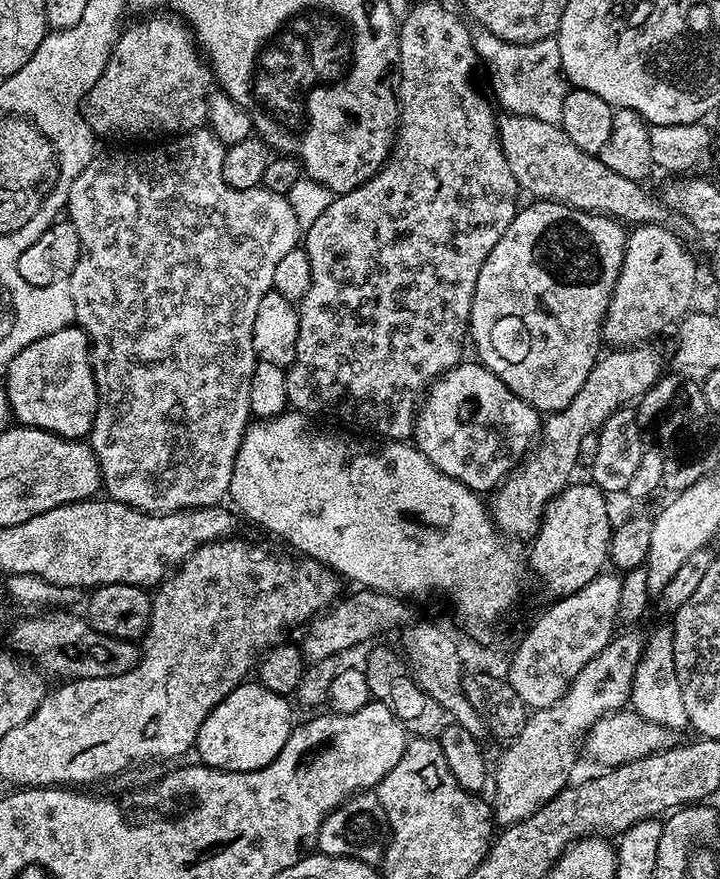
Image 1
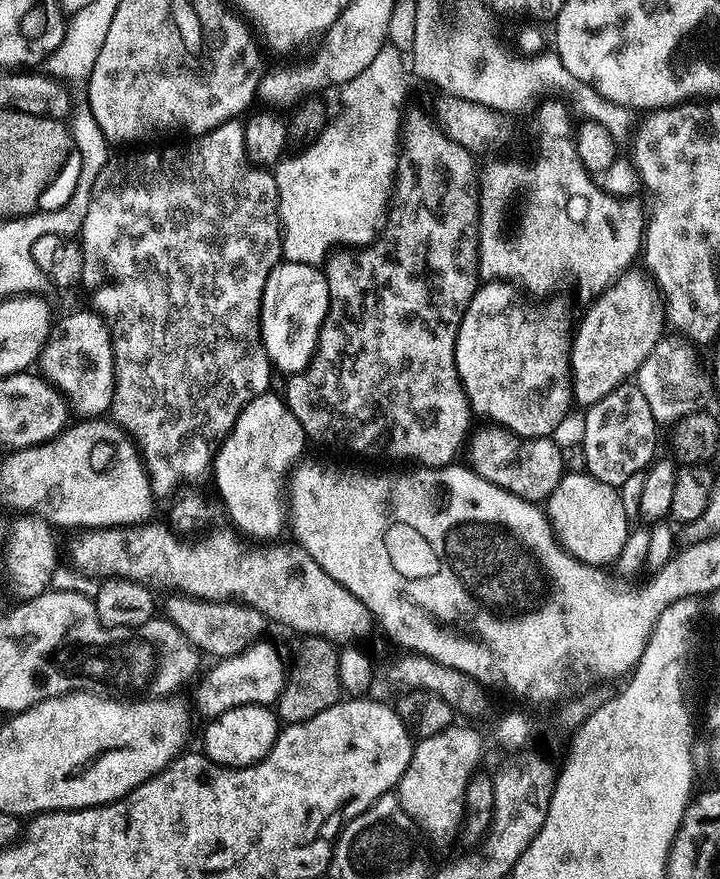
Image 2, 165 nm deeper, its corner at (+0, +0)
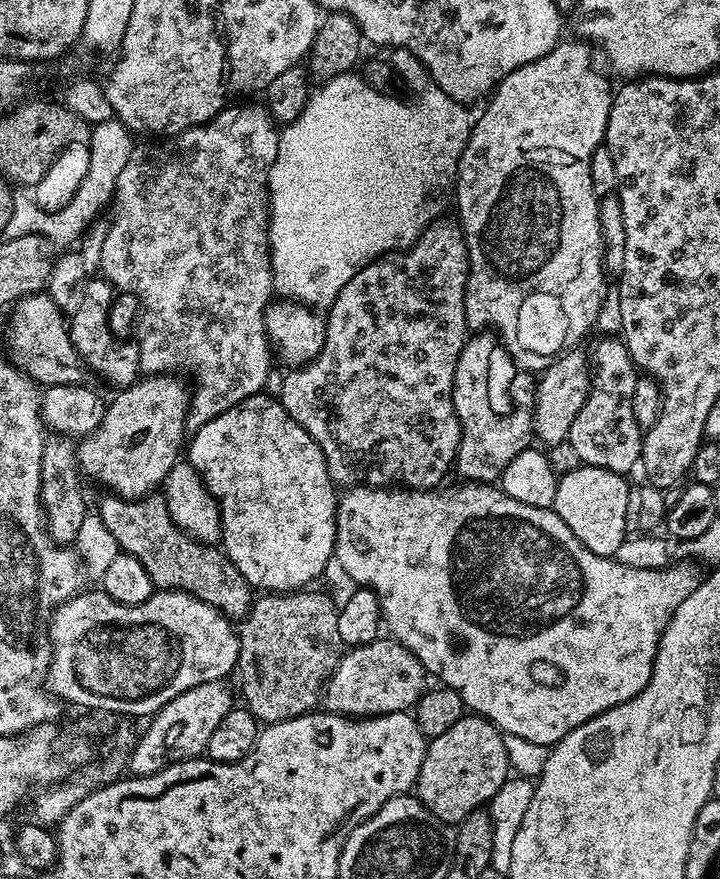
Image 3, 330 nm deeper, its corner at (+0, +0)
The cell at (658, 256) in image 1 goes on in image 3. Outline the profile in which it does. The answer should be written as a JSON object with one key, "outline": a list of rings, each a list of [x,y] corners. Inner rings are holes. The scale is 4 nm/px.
{"outline":[[[580,350],[561,352],[547,365],[549,368],[541,374],[540,380],[538,376],[538,383],[535,385],[536,404],[532,407],[532,426],[535,439],[541,440],[541,445],[553,446],[567,441],[570,426],[574,426],[574,418],[578,410],[582,410],[592,387],[589,357],[576,351]]]}

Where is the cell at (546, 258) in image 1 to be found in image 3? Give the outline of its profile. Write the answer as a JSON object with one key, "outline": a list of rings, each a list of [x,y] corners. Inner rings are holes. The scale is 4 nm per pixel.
{"outline":[[[481,331],[473,340],[471,337],[461,349],[460,356],[456,359],[456,373],[452,387],[452,401],[460,423],[460,445],[456,451],[454,472],[460,475],[461,481],[499,481],[502,470],[508,463],[533,443],[532,407],[536,404],[536,390],[533,377],[531,380],[527,375],[531,376],[527,371],[518,370],[516,361],[491,331]]]}

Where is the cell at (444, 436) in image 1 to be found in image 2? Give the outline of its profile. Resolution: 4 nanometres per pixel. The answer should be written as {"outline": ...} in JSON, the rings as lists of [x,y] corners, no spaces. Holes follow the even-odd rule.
{"outline":[[[488,426],[471,433],[466,444],[468,452],[467,463],[472,471],[478,473],[486,482],[506,490],[523,500],[544,502],[566,471],[563,464],[561,446],[555,444],[555,439],[542,436],[516,436],[515,433],[501,426]]]}

